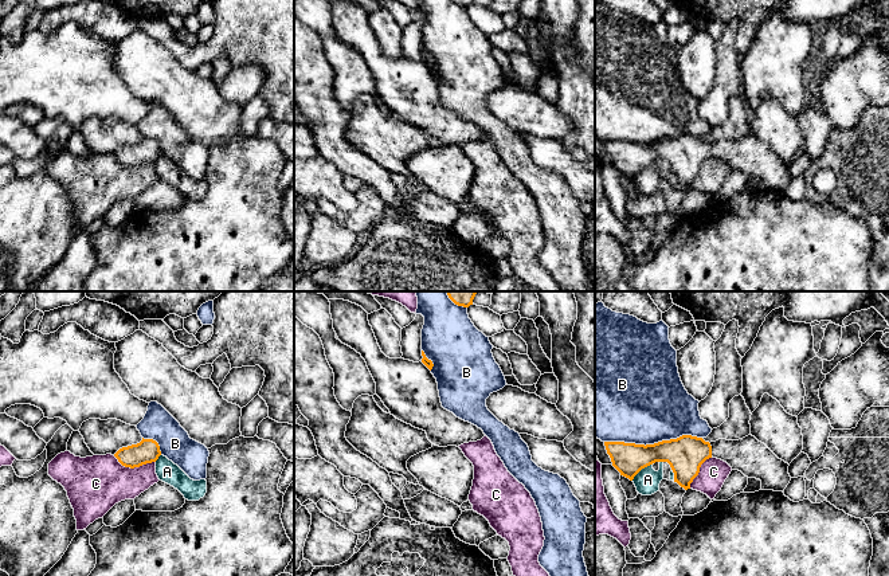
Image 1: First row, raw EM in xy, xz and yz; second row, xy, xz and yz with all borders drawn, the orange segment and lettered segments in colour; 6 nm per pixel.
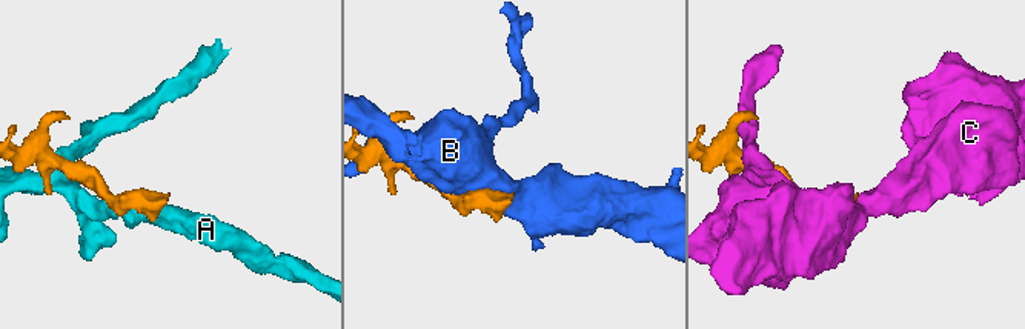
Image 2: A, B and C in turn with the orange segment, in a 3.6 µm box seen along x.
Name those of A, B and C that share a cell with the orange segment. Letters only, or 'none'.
none

